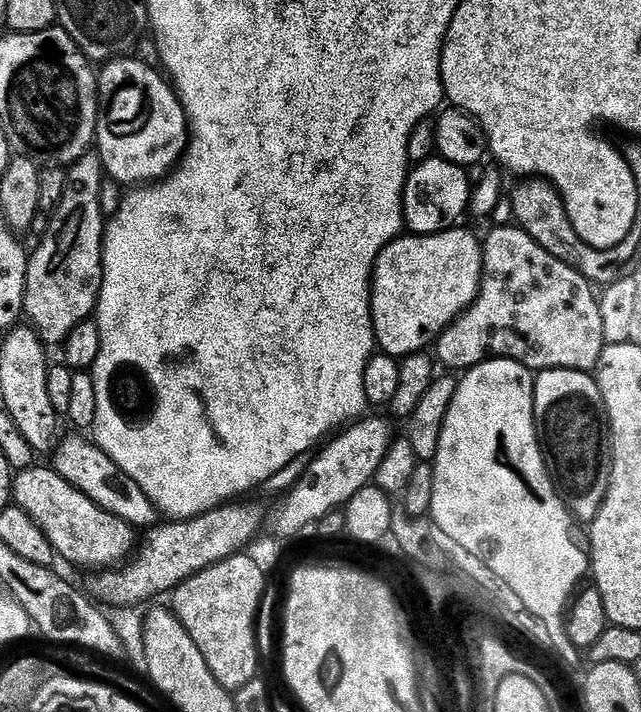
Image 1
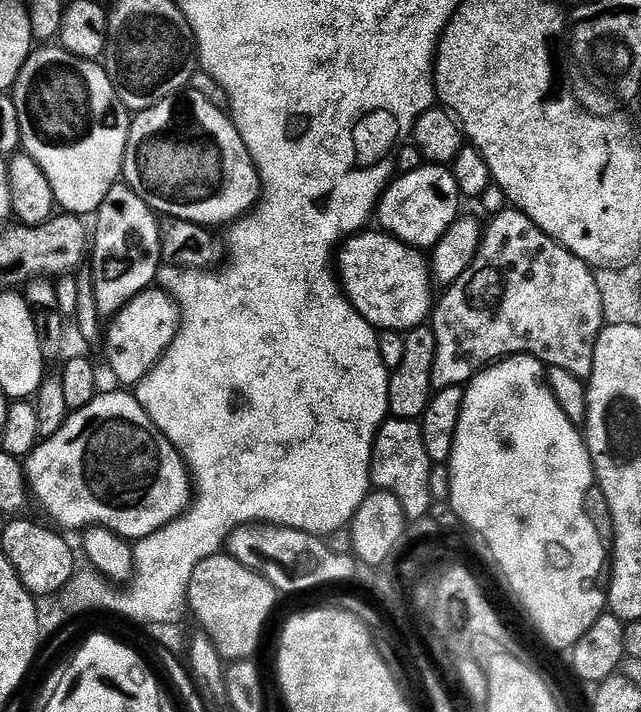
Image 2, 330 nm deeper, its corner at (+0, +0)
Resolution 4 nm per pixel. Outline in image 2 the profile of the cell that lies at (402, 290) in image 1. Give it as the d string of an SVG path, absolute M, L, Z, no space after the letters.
M383 230L368 231L361 231L345 240L338 252L338 276L348 301L356 307L358 314L362 314L362 318L369 320L377 330L403 334L410 328L421 327L434 308L434 277L425 253Z

